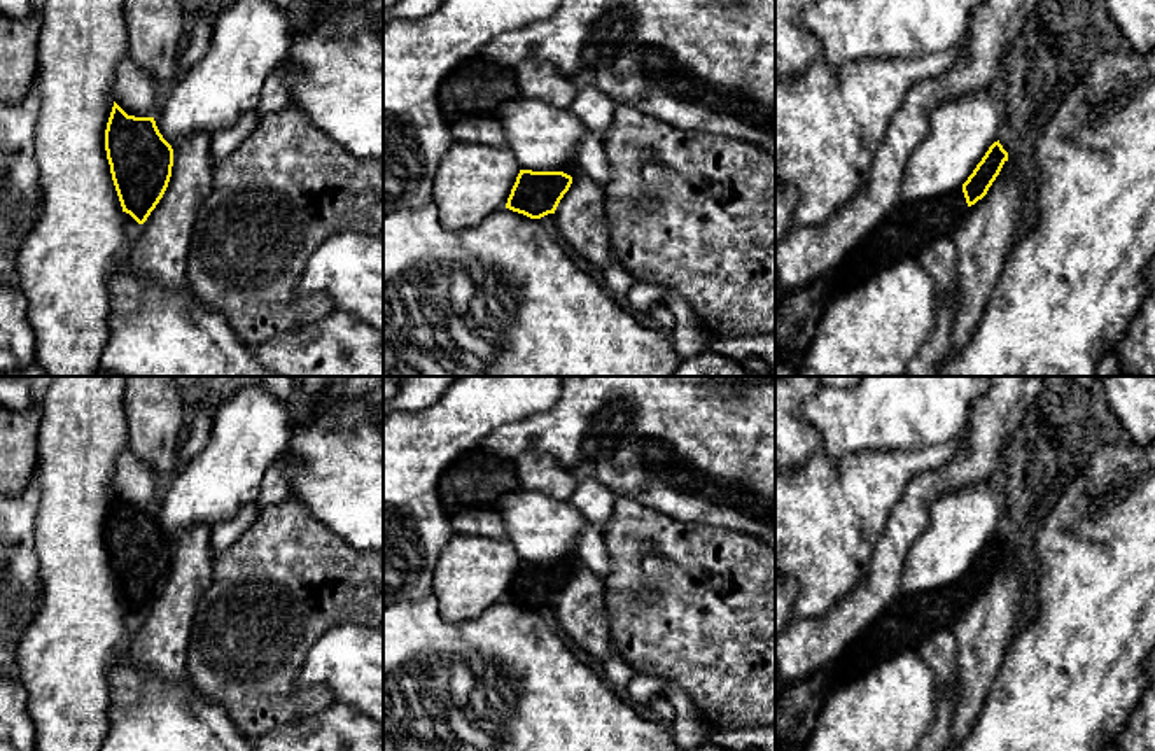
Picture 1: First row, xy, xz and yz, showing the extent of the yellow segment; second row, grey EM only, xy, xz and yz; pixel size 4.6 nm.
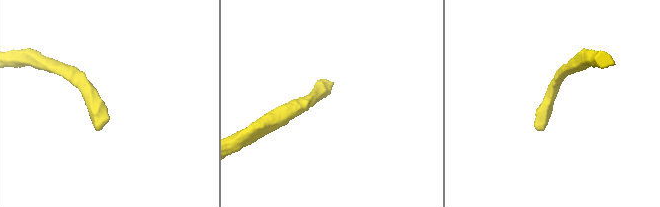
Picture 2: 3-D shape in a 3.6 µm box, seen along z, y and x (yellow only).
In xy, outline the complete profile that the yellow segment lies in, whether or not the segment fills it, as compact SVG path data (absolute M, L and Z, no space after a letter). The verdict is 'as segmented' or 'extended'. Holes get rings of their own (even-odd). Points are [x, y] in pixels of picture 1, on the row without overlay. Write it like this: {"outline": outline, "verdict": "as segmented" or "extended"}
{"outline": "M114 494L105 543L122 604L144 616L168 579L172 537L159 525L154 509L128 508Z", "verdict": "as segmented"}

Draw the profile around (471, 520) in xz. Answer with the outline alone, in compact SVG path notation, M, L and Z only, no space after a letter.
M460 509L450 518L450 525L453 534L508 541L504 523L495 509Z

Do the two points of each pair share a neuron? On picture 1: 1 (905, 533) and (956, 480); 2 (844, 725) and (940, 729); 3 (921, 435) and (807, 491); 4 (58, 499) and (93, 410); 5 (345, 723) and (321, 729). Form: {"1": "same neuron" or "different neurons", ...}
{"1": "same neuron", "2": "different neurons", "3": "different neurons", "4": "same neuron", "5": "same neuron"}

